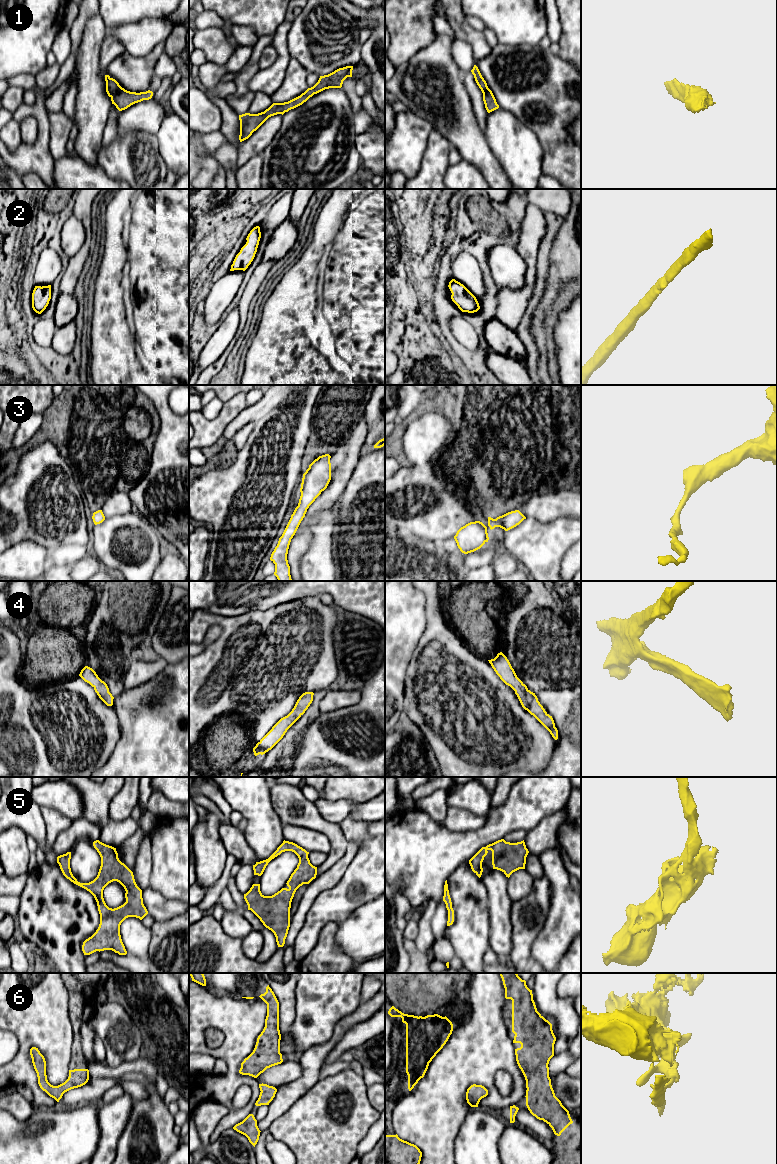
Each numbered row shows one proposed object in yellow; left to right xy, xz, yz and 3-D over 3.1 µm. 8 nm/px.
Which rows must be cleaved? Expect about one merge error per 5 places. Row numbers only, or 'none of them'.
none of them

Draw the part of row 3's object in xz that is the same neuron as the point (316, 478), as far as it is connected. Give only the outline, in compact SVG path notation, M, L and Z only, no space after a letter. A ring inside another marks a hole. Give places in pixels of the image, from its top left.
M329 454L319 456L309 465L309 468L303 474L298 506L291 515L270 557L270 560L275 564L274 575L278 581L292 581L290 566L287 560L289 545L301 521L305 517L307 509L321 492L327 488L331 480L330 458L331 456Z

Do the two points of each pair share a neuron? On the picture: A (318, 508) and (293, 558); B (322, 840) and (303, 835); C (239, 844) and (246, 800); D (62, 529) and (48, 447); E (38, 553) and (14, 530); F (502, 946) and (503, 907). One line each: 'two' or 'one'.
A: one
B: one
C: two
D: one
E: two
F: one

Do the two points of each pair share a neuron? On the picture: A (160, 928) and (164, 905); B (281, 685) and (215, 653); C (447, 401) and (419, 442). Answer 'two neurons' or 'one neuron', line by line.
A: two neurons
B: one neuron
C: two neurons

